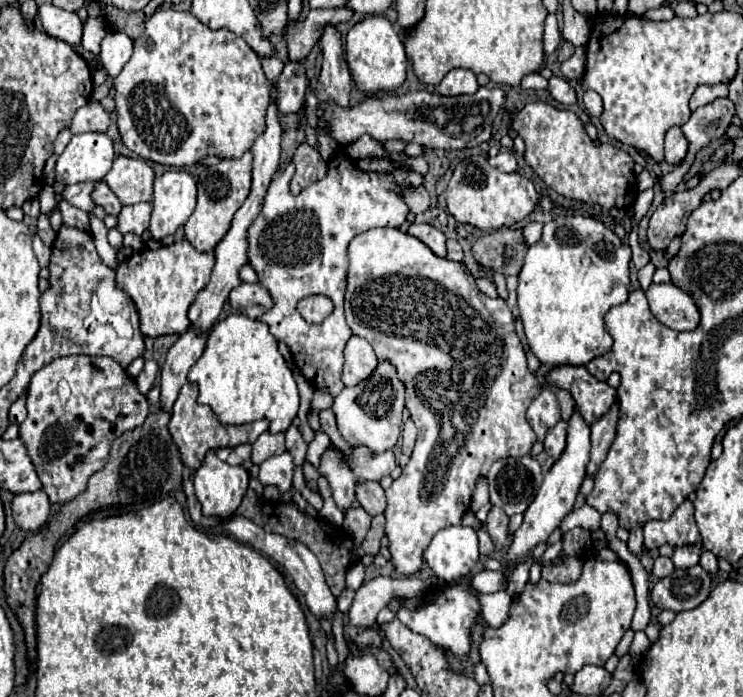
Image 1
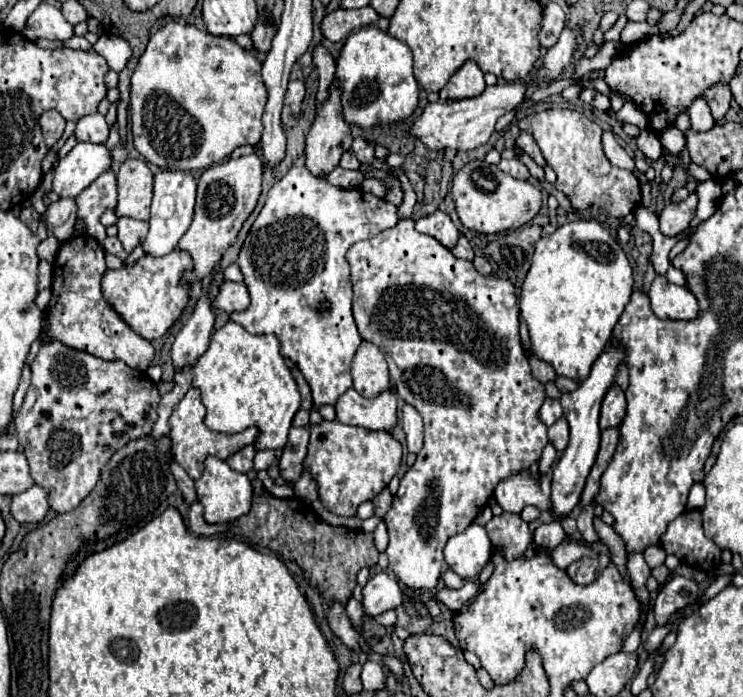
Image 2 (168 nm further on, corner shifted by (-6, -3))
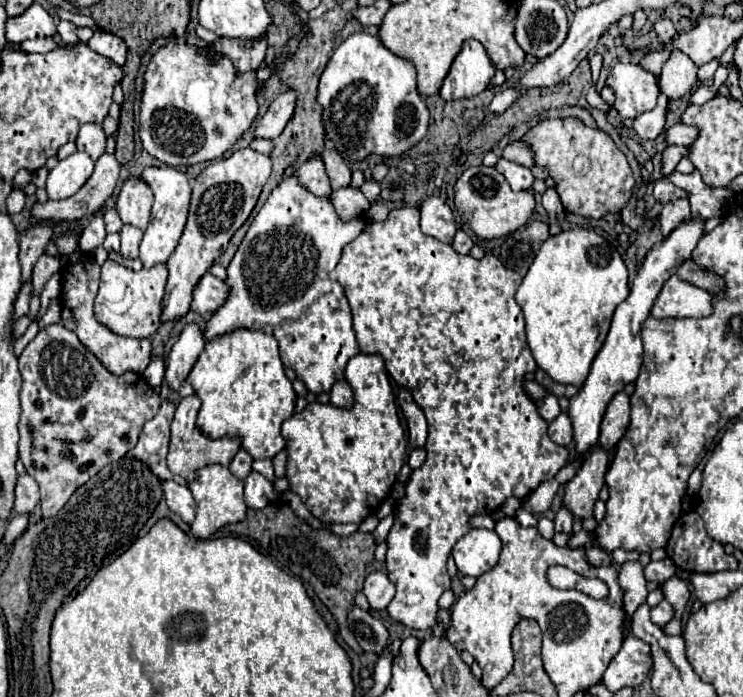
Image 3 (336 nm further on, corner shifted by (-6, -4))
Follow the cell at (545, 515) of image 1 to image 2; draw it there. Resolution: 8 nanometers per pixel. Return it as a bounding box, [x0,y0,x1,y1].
[551,345,623,521]

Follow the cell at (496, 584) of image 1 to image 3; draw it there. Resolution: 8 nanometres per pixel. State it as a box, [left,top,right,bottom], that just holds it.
[363,572,395,610]

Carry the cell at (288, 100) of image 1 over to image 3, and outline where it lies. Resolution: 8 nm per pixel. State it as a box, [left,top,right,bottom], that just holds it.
[255,90,295,138]

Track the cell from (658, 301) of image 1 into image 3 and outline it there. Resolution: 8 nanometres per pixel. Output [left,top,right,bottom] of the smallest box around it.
[653,274,713,318]

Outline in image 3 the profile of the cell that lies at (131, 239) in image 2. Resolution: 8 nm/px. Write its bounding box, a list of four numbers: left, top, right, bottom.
[119,224,143,258]

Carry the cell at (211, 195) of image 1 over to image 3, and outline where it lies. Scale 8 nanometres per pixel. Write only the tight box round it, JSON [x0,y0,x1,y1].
[161,148,271,322]

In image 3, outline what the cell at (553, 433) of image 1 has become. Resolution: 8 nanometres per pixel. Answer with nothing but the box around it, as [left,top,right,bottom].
[549,414,573,446]

